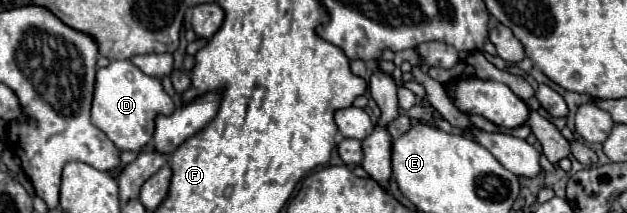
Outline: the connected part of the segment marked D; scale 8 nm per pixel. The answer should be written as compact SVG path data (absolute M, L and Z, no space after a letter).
M114 60L96 72L92 124L100 128L118 150L140 150L152 140L154 120L158 114L172 114L174 100L164 92L158 78L146 76L130 60Z

